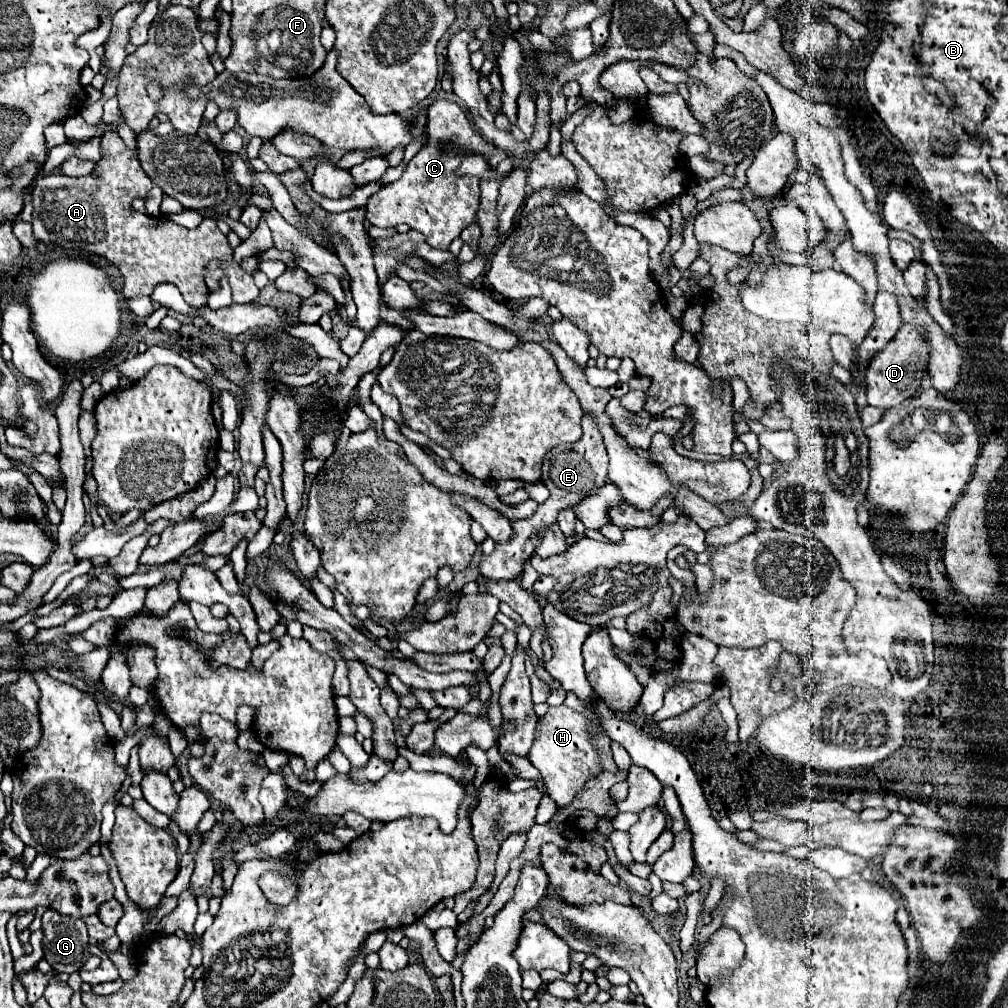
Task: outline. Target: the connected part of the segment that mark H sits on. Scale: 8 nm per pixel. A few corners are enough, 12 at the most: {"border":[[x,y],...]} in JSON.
{"border":[[568,706],[542,718],[530,762],[550,798],[616,774],[606,732]]}

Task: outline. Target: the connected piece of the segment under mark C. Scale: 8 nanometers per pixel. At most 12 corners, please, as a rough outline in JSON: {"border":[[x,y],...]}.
{"border":[[460,104],[428,108],[426,144],[368,198],[380,228],[408,224],[448,248],[476,222],[480,180],[506,158]]}

